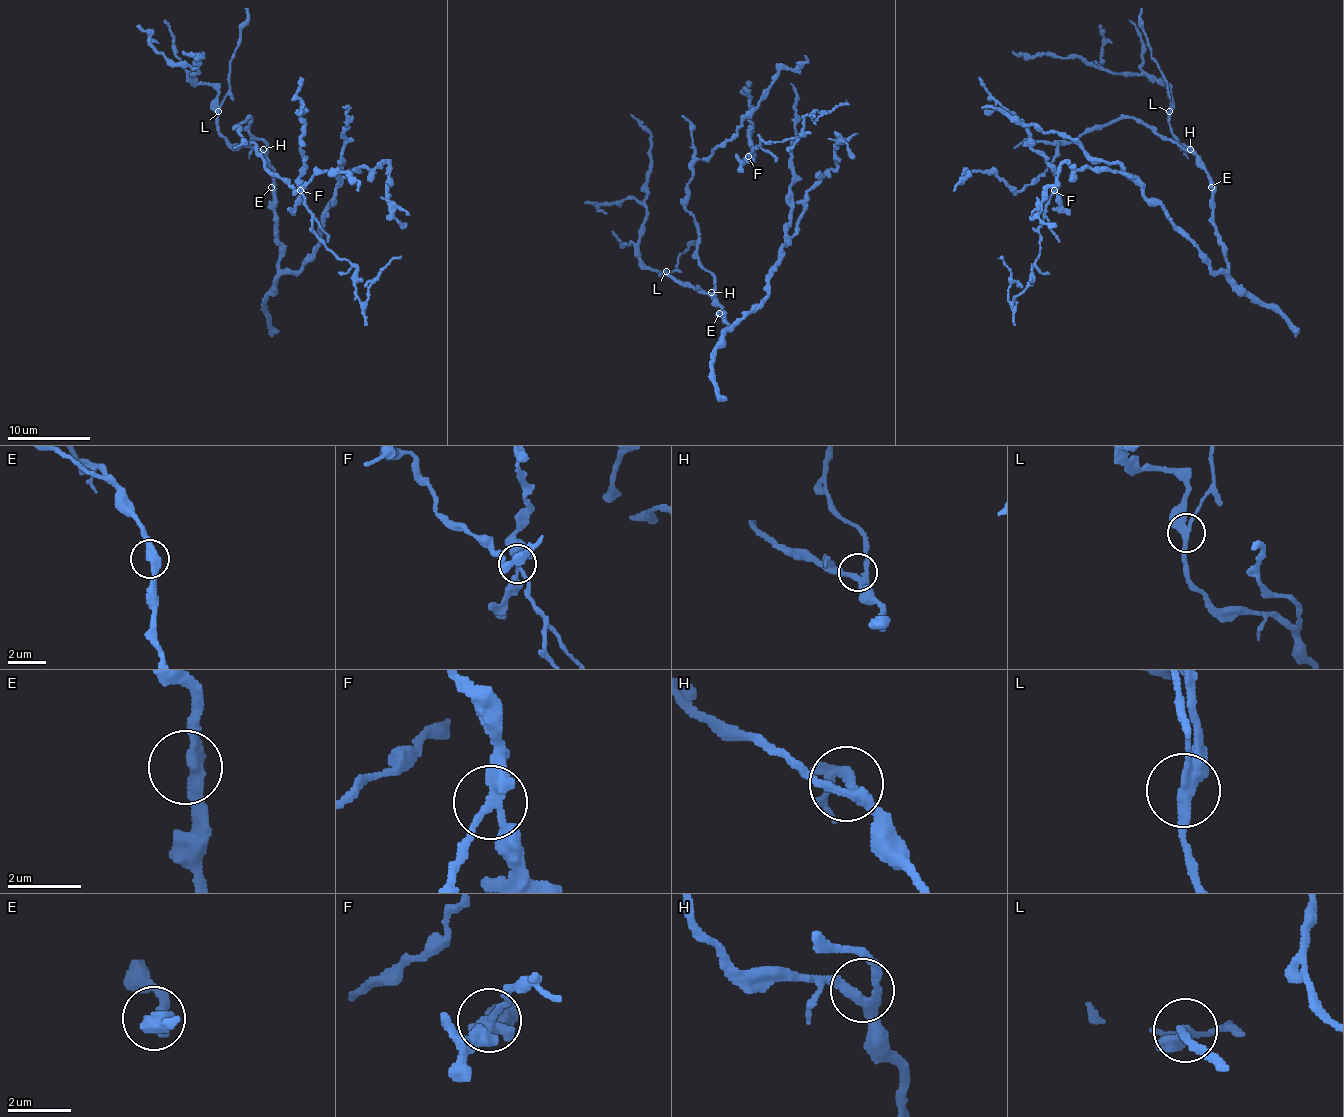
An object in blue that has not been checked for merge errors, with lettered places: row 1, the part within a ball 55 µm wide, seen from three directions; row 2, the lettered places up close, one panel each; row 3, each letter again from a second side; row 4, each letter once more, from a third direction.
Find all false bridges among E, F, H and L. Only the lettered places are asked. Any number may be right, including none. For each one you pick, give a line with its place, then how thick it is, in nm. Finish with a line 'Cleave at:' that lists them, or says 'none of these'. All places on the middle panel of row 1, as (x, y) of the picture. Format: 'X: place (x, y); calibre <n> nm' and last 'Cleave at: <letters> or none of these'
F: place (748, 156); calibre 320 nm
L: place (666, 271); calibre 280 nm
Cleave at: F, L

